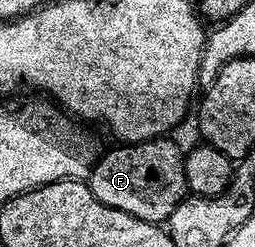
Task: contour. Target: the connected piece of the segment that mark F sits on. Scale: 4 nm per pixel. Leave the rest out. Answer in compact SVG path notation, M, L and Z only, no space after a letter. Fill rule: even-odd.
M171 137L147 139L141 143L120 144L94 162L87 182L97 200L121 212L131 213L148 223L162 224L186 198L184 152Z

